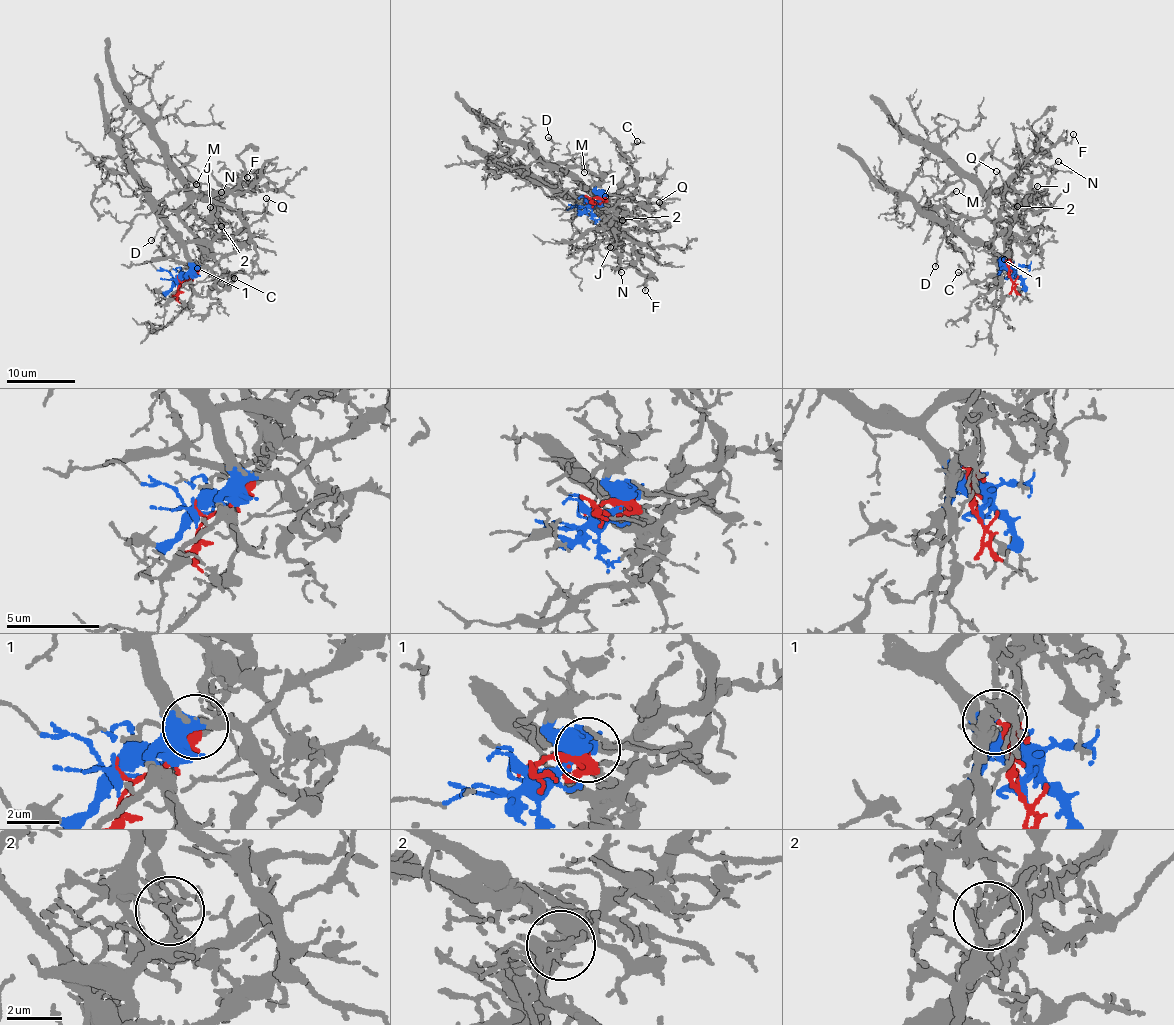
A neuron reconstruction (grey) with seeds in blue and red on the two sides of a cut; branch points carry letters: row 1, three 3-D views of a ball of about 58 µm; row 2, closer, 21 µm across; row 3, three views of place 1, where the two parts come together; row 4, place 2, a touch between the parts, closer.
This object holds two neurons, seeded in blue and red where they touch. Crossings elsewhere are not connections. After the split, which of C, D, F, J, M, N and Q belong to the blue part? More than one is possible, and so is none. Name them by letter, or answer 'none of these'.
C, D, M, N

